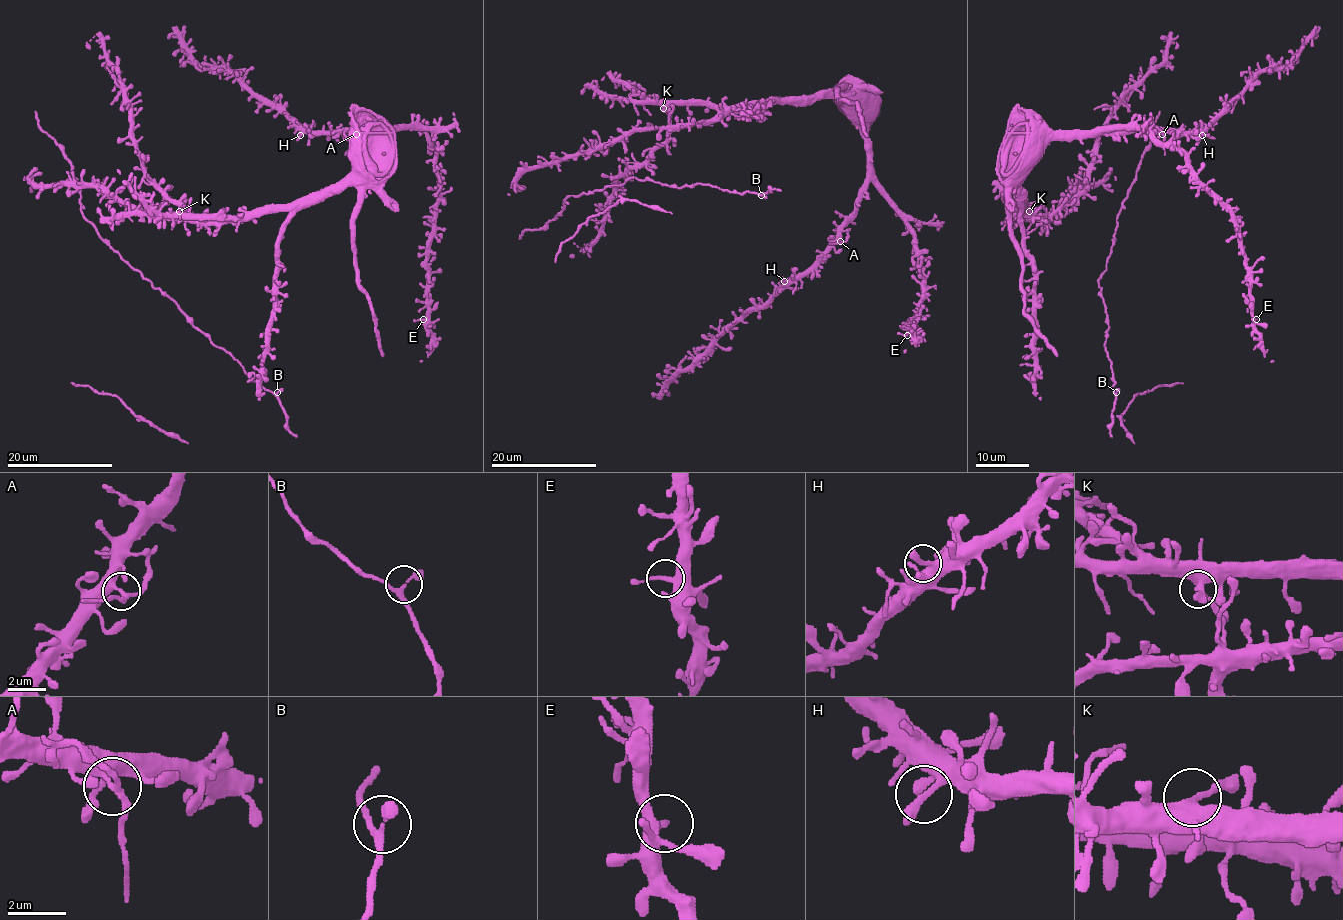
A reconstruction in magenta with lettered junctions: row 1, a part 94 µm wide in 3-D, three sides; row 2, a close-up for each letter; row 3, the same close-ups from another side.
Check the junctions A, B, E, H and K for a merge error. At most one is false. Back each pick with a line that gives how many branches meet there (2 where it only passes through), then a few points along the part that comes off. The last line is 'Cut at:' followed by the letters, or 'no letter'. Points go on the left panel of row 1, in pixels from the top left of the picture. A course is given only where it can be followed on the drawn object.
A: 3 | (356, 133), (356, 140), (345, 154)
Cut at: A

